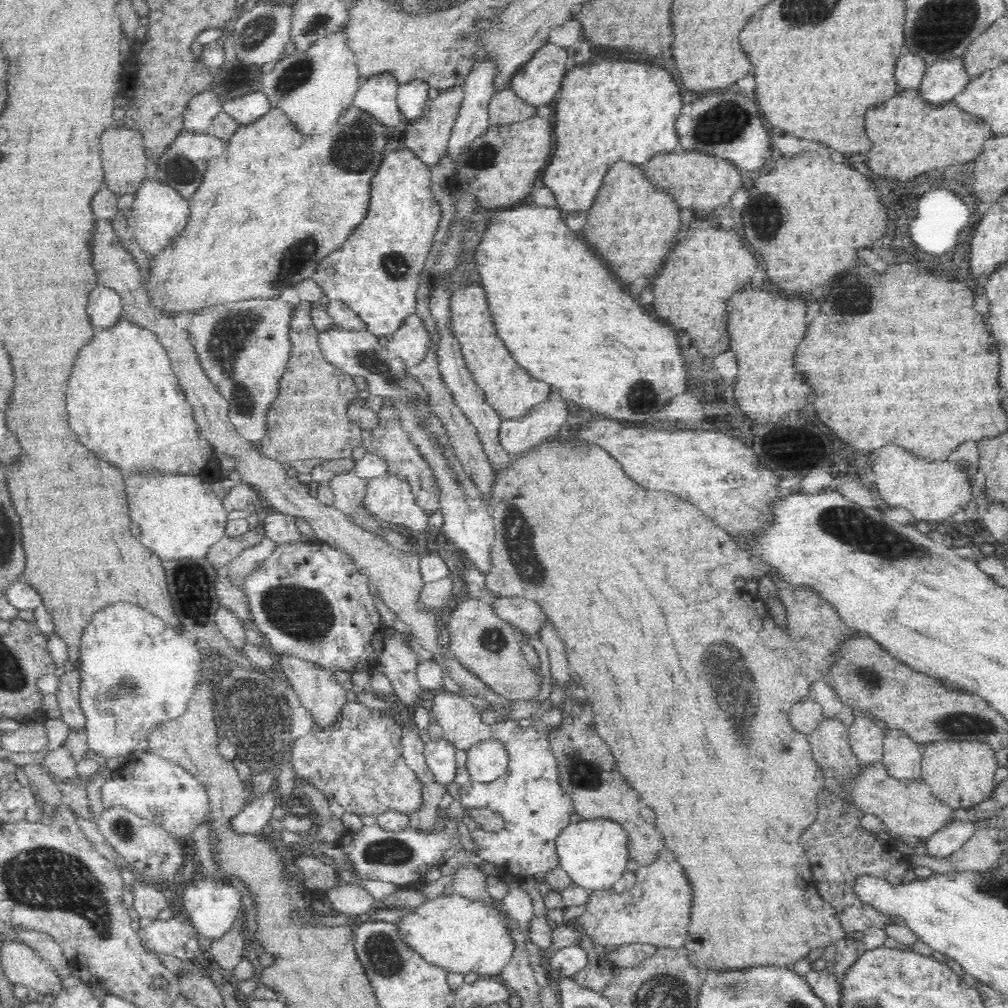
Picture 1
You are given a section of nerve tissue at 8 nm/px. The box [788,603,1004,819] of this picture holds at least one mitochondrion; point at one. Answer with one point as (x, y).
(964, 723)

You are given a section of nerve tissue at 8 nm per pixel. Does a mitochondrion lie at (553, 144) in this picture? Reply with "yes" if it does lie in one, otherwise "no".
no

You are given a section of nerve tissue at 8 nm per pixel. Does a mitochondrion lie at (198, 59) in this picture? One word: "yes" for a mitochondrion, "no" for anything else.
no

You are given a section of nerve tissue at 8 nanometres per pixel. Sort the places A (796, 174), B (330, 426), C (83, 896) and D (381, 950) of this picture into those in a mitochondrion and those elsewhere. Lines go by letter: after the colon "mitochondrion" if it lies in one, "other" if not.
A: other
B: other
C: mitochondrion
D: mitochondrion

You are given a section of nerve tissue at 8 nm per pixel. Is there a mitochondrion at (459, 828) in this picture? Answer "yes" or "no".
no

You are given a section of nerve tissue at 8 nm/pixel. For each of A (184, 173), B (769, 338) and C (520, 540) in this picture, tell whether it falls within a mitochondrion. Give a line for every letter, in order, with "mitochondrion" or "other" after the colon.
A: mitochondrion
B: other
C: mitochondrion

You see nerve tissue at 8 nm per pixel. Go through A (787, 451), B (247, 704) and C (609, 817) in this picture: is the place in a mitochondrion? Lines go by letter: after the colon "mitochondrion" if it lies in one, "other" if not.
A: other
B: mitochondrion
C: other

